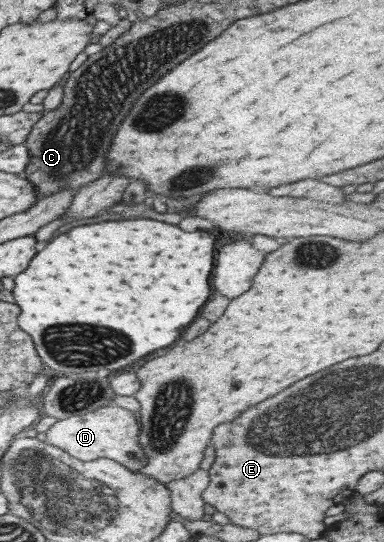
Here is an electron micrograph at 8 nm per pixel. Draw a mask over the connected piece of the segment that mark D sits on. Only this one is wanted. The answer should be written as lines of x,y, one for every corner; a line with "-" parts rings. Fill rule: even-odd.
113,404
99,408
86,414
74,414
71,417
57,420
47,431
45,439
48,445
64,450
69,456
84,462
94,459
106,458
126,469
138,472
146,465
144,453
140,453
140,445
136,443
138,435
138,423
134,413
114,407

